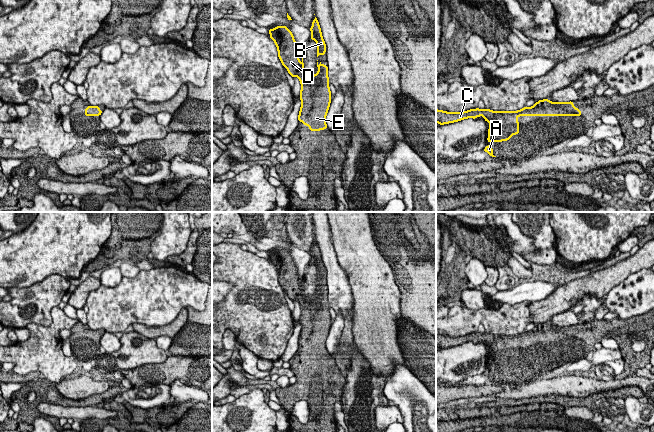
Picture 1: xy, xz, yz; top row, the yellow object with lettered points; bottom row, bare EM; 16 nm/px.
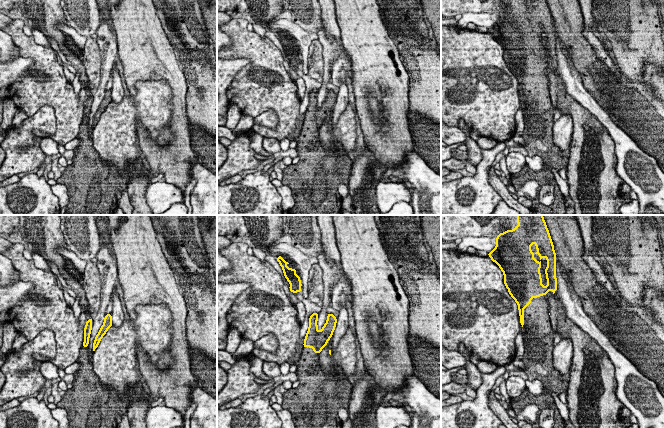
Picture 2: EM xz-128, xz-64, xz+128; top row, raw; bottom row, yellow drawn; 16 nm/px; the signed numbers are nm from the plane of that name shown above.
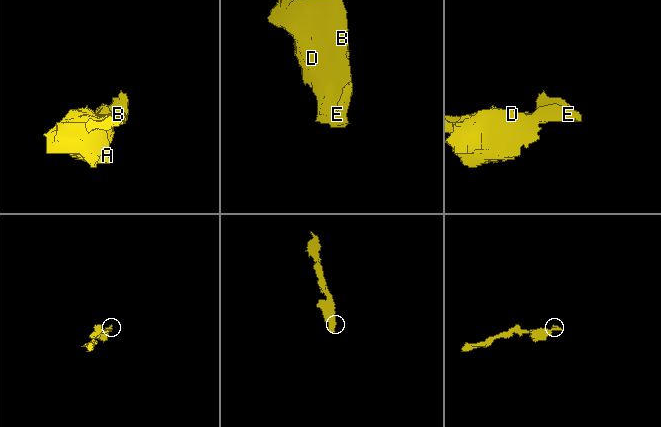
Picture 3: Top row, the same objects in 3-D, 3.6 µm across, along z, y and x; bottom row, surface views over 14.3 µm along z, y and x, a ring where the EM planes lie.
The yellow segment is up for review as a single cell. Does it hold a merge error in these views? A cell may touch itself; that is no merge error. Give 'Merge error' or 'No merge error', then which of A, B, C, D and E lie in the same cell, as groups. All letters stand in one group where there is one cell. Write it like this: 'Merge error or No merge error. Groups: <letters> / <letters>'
No merge error. Groups: A B C D E

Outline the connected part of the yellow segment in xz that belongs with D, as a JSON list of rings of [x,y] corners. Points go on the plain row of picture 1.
[[[276,250],[269,253],[269,258],[276,268],[282,289],[292,301],[298,301],[301,307],[298,345],[307,349],[312,356],[328,353],[326,339],[331,327],[328,291],[317,286],[318,296],[310,299],[304,295],[303,282],[299,286],[298,270],[289,252]]]

